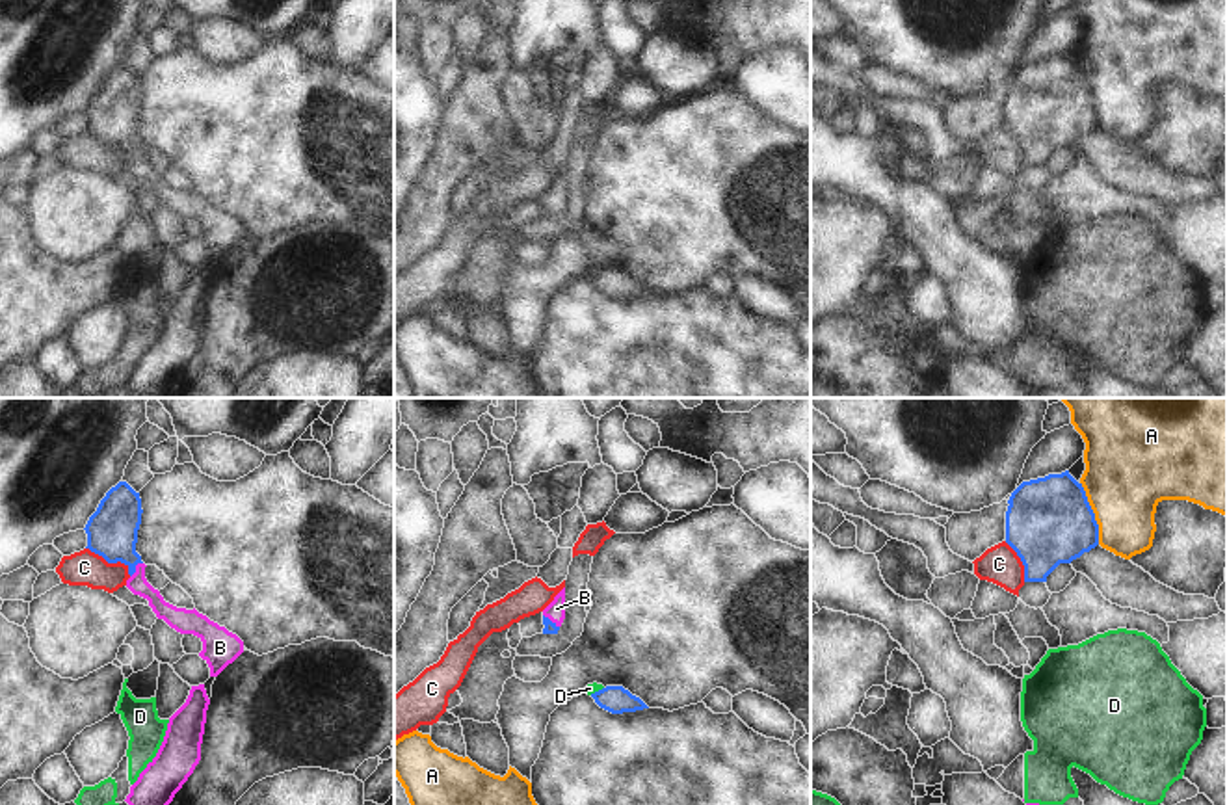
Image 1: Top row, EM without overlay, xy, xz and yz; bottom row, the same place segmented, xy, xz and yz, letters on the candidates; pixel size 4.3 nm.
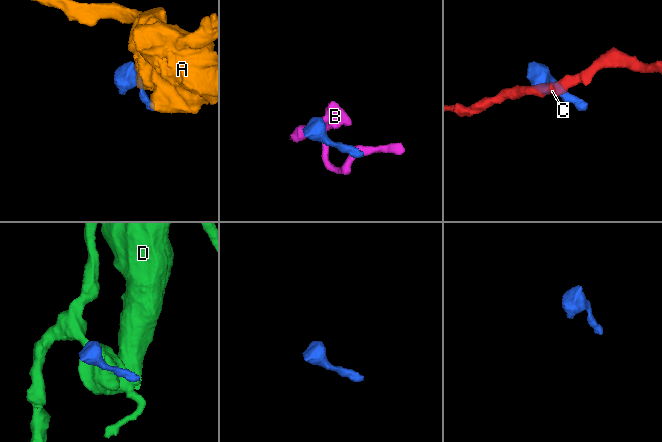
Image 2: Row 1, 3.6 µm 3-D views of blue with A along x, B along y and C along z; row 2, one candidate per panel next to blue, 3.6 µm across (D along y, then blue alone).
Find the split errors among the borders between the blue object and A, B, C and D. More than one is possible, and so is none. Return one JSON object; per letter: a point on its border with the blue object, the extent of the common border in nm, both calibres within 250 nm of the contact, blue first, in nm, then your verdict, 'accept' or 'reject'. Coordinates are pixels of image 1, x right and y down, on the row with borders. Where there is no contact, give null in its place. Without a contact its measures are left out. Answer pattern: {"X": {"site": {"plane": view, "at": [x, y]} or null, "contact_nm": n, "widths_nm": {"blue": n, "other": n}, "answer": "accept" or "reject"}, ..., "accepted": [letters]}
{"A": {"site": {"plane": "yz", "at": [1094, 514]}, "contact_nm": 280, "widths_nm": {"blue": 380, "other": 380}, "answer": "reject"}, "B": {"site": {"plane": "xy", "at": [134, 569]}, "contact_nm": 90, "widths_nm": {"blue": 220, "other": 90}, "answer": "accept"}, "C": {"site": {"plane": "xy", "at": [110, 562]}, "contact_nm": 240, "widths_nm": {"blue": 220, "other": 150}, "answer": "reject"}, "D": {"site": {"plane": "xz", "at": [595, 692]}, "contact_nm": 70, "widths_nm": {"blue": 120, "other": 50}, "answer": "reject"}, "accepted": ["B"]}

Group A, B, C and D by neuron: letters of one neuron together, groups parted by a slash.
A / B / C / D

